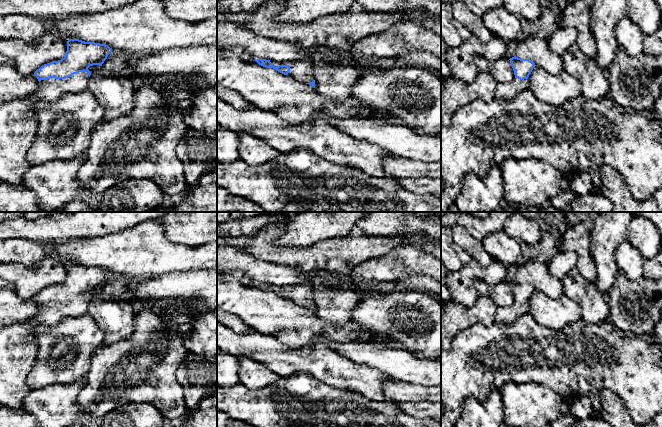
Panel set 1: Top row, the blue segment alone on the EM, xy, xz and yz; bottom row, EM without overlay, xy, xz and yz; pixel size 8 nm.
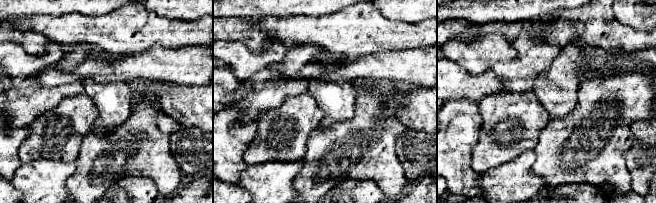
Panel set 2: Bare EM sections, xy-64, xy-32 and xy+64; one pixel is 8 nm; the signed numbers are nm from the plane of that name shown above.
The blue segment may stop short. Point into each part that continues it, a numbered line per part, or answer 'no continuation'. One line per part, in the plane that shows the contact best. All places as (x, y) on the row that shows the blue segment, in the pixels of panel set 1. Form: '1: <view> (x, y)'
1: xy (50, 90)

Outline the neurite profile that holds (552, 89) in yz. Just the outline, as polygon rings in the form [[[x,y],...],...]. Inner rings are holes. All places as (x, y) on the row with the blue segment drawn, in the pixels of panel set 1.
[[[535,66],[528,77],[529,89],[535,97],[547,104],[559,105],[581,95],[579,81],[568,73],[552,75]]]

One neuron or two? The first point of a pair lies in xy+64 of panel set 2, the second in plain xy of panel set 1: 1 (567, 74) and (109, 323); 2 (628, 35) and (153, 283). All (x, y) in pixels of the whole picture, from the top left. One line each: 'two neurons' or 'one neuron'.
1: one neuron
2: two neurons

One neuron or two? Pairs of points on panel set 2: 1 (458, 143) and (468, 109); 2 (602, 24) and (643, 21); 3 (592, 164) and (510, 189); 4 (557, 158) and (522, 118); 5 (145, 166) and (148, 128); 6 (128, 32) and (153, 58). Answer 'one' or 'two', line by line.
1: one
2: two
3: two
4: two
5: one
6: two

